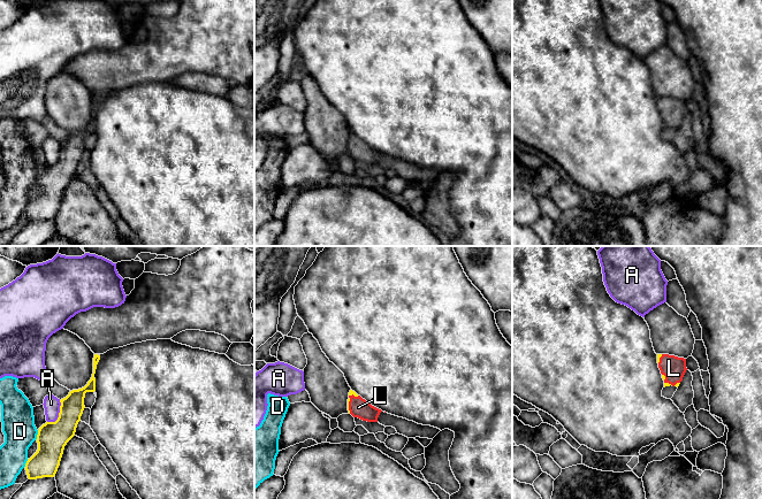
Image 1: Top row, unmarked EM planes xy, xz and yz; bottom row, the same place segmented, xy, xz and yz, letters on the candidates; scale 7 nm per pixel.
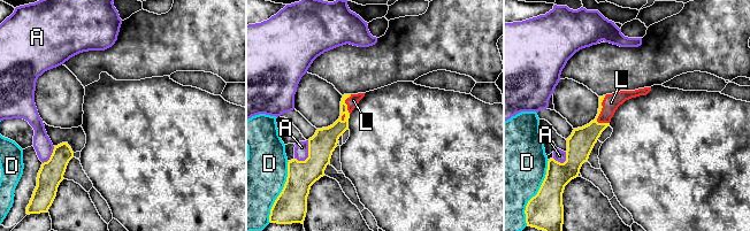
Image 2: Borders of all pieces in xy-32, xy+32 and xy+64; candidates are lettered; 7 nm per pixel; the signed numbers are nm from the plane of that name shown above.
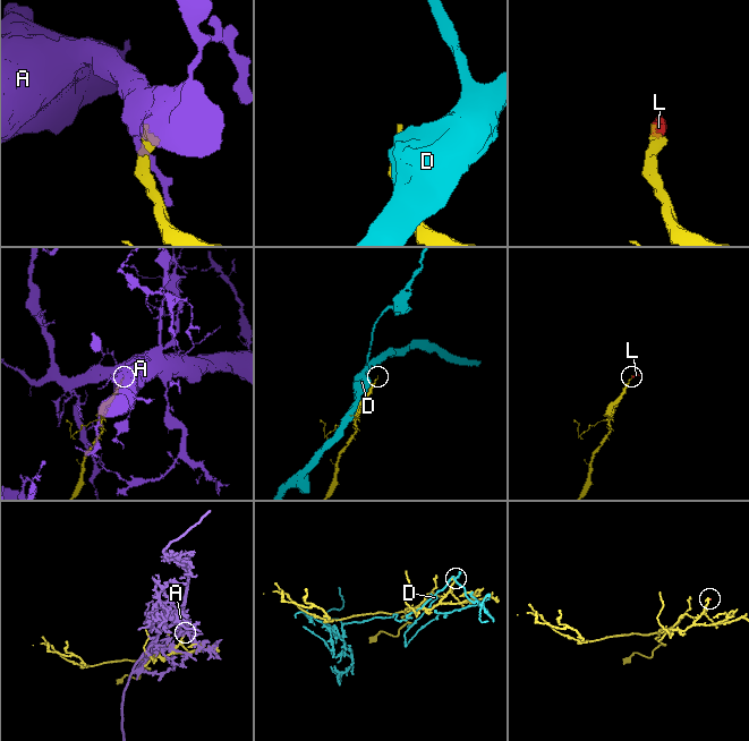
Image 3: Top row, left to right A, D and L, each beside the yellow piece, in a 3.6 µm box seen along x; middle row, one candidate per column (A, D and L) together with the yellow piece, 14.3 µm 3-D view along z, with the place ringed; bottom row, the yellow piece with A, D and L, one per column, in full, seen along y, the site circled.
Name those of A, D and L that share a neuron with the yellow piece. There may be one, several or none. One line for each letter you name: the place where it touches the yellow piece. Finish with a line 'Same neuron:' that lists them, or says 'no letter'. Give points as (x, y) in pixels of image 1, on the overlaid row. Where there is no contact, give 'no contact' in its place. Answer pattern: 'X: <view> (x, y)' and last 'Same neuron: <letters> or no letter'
L: xz (348, 404)
Same neuron: L

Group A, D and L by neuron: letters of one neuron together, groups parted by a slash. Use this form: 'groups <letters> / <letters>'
groups A / D / L

